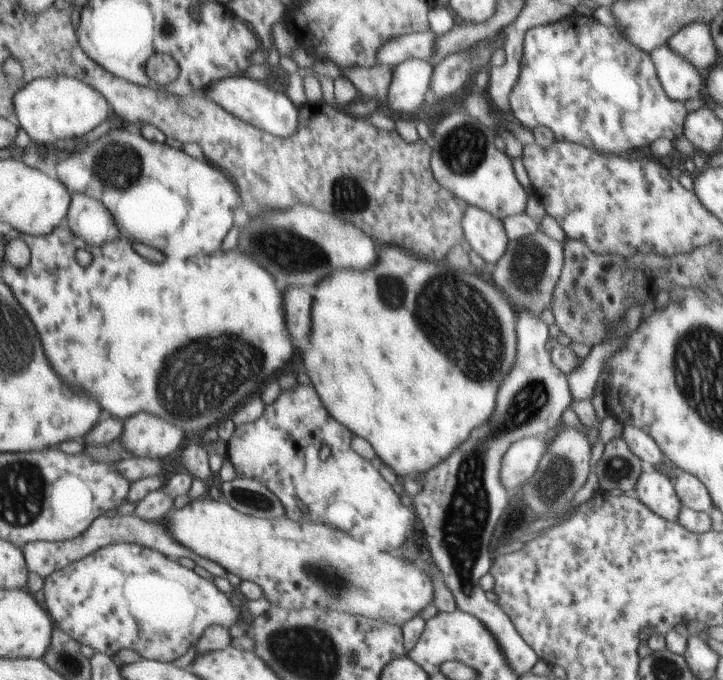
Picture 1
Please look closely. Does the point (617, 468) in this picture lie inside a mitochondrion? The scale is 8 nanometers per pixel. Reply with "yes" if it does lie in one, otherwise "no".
yes

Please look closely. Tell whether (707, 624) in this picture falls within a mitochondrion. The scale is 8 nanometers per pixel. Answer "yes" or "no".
no

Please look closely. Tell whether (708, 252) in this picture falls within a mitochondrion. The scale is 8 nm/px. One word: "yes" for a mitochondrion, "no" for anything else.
no

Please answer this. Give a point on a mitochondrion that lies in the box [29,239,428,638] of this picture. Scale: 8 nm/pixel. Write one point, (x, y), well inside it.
(216, 364)

